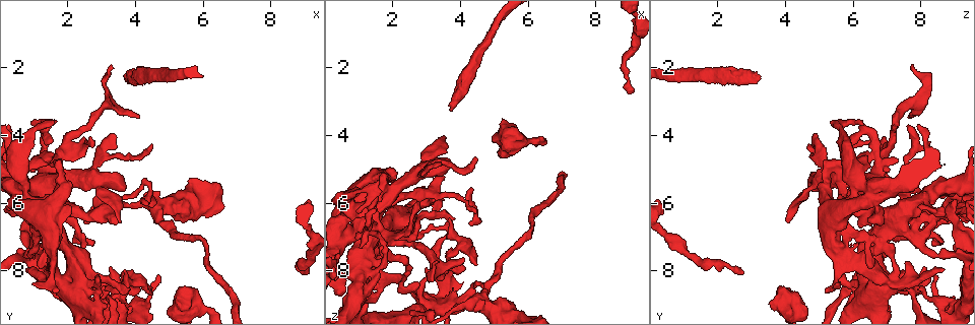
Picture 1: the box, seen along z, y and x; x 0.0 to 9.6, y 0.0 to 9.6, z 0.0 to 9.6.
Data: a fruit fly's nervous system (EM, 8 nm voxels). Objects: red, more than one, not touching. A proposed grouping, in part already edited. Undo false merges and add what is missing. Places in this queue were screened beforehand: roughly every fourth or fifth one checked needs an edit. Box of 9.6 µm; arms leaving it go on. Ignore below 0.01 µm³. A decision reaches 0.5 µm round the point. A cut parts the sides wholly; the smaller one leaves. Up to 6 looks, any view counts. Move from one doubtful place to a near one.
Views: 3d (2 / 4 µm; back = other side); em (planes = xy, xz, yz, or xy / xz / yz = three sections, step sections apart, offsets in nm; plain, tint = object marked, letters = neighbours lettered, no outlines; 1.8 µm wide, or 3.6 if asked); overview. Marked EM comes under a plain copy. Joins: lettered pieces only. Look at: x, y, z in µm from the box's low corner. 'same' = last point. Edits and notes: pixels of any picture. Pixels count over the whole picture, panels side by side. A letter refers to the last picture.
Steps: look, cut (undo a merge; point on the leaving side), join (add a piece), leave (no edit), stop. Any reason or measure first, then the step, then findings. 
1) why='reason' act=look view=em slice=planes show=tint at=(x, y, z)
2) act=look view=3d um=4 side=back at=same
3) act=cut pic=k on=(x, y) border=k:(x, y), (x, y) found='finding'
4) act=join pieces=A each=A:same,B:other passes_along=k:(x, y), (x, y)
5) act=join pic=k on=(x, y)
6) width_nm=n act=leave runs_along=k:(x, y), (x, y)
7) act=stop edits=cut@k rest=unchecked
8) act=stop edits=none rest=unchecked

act=look view=3d um=2 at=(6.05, 7.40, 6.70)

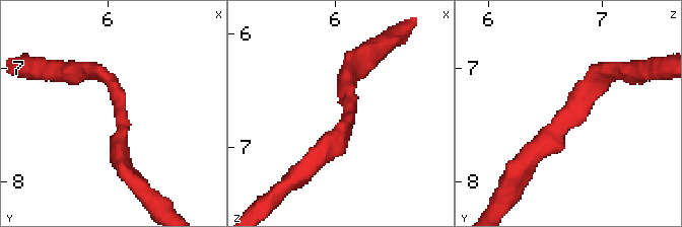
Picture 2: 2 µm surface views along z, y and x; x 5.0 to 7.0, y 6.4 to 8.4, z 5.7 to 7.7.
arm_widths_nm=170,170 act=look view=em slice=xy step=16 show=tint at=(6.14, 7.42, 6.74)

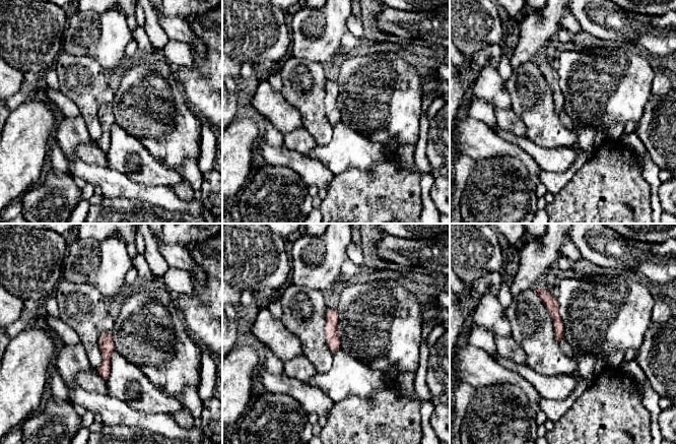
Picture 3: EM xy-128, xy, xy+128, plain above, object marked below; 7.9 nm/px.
act=look view=em slice=xy step=16 show=letters at=same

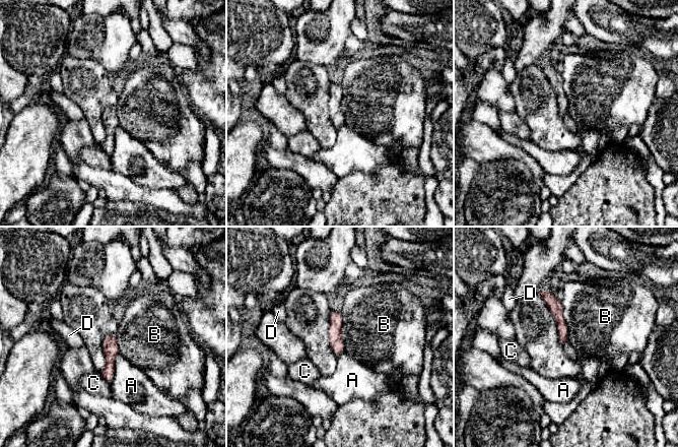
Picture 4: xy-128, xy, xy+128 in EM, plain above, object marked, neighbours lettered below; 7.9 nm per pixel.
width_nm=80 act=leave each=A:other,B:other,C:other,D:other runs_along=4:(543, 294), (556, 308), (562, 339) found='continuous, no second cell'

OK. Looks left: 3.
why='sharp bend' act=look view=em slice=xz step=16 show=tint at=(3.10, 2.40, 8.10)

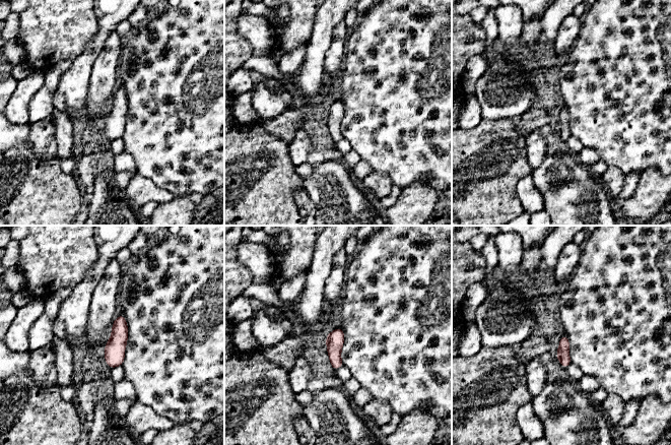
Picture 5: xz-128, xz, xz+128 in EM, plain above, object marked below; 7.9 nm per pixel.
act=look view=em slice=planes show=tint at=same

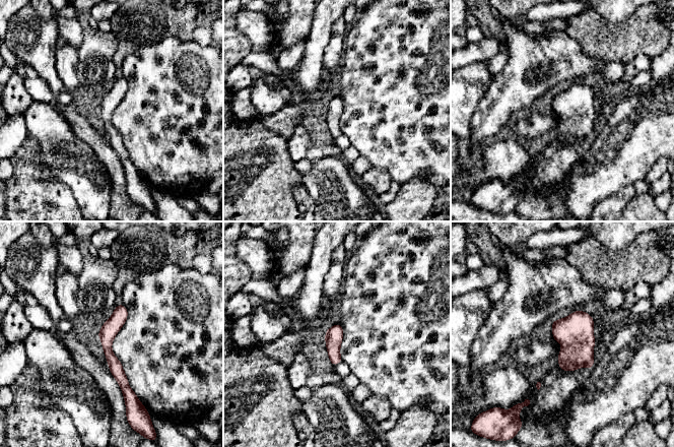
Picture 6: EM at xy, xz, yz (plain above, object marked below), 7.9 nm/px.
why='see the neighbours' act=look view=em slice=planes show=letters at=same

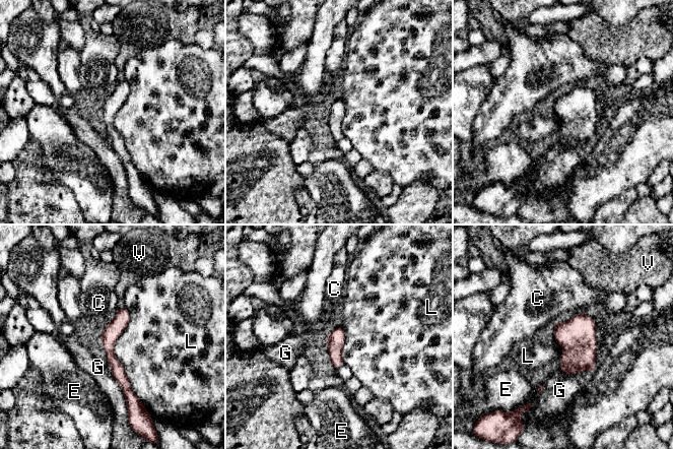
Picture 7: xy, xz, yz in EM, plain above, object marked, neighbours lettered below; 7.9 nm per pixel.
act=leave each=C:other,E:other,G:other,L:other,V:other found='one cell here'

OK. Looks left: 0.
act=stop edits=none rest=unchecked

